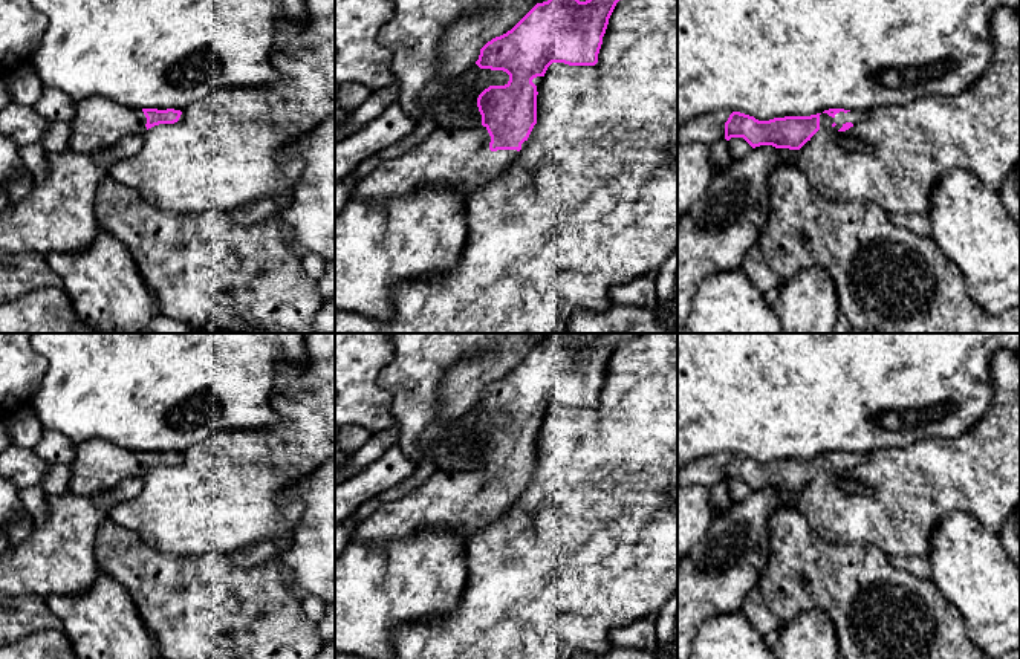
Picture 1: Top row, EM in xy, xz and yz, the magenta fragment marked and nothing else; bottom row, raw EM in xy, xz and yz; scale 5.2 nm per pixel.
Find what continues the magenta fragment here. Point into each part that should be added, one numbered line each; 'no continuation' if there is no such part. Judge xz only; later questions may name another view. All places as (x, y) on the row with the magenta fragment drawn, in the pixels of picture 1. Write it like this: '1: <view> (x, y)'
1: xz (459, 158)

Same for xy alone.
1: xy (98, 123)

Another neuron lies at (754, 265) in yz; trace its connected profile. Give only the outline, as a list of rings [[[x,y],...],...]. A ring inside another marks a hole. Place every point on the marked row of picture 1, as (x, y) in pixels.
[[[754,245],[745,255],[743,269],[755,284],[755,287],[765,294],[771,289],[781,287],[780,278],[766,265],[759,245]]]

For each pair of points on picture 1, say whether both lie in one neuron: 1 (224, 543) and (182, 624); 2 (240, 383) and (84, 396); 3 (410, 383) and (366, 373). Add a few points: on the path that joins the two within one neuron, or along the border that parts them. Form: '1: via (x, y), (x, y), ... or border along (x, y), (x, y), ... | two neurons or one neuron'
1: border along (228, 555), (188, 554), (184, 557) | two neurons
2: via (202, 383), (123, 383) | one neuron
3: border along (393, 349), (380, 372), (390, 410) | two neurons

